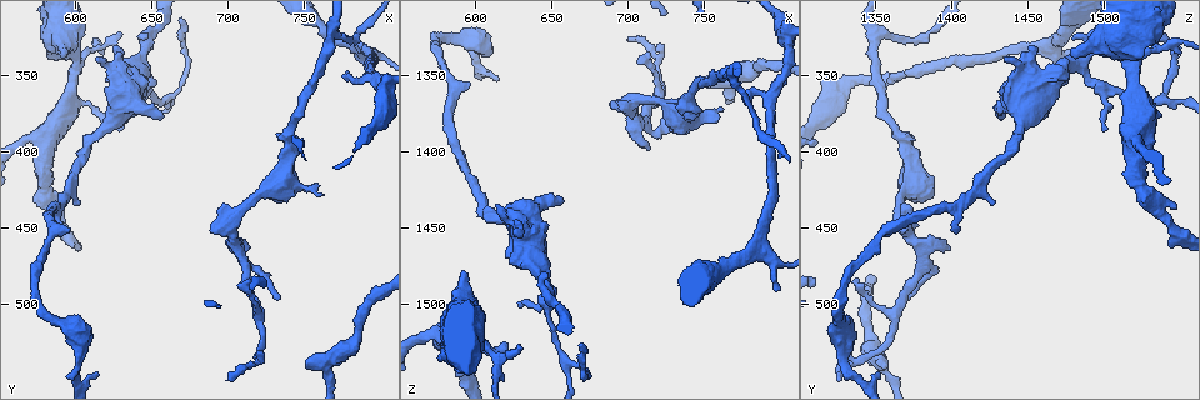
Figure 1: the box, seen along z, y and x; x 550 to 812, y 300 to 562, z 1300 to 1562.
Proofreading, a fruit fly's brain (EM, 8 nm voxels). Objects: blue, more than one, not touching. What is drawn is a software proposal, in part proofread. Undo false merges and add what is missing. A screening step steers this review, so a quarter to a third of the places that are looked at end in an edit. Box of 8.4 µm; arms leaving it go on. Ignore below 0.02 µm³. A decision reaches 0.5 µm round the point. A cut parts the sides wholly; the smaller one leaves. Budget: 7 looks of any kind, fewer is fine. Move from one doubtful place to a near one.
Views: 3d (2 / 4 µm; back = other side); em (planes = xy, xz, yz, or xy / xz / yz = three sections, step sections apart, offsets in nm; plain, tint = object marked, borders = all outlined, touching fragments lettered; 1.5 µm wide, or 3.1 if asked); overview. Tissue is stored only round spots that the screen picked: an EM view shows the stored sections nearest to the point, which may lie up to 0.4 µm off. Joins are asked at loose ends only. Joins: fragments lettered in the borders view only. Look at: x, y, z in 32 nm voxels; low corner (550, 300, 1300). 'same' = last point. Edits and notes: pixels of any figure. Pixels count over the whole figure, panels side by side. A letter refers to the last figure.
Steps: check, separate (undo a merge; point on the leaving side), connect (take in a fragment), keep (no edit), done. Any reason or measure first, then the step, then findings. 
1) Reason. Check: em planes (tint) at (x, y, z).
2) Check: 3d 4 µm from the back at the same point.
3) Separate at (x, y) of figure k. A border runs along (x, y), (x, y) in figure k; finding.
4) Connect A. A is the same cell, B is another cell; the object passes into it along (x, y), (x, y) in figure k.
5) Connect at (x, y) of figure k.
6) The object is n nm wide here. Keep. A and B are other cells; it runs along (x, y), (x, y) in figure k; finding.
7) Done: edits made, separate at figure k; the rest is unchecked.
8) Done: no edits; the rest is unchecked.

Side arm on a straight run. Check: 3d 2 µm at (768, 326, 1348).

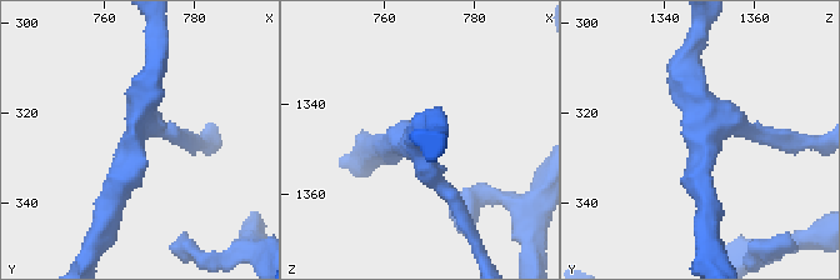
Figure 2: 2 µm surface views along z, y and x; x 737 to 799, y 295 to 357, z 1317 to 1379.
3 arms meet here; need the tissue. Check: em planes (borders) at (767, 325, 1351).

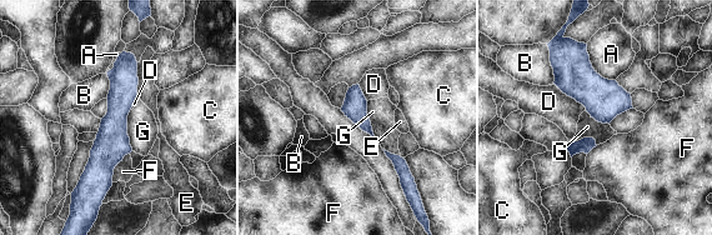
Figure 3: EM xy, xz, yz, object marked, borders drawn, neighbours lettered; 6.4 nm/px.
Keep. A, B, C, D, E, F and G are other cells; continuous, no second cell.

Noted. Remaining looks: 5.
Branch stops here. Check: 3d 2 µm at (752, 540, 1350).

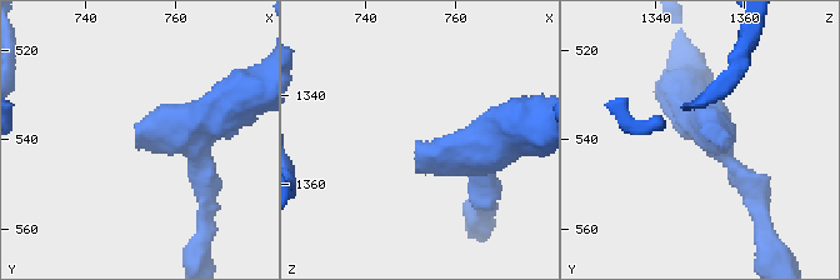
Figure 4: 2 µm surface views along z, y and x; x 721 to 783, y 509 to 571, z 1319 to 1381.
The arms are 190, 360 nm wide. Check: em planes (tint) at (751, 540, 1351).

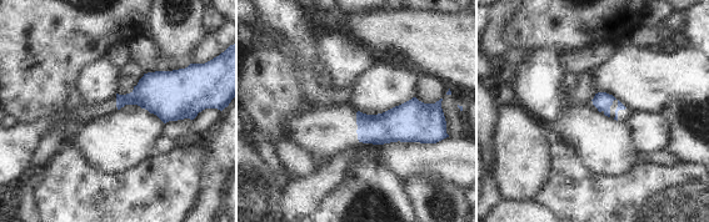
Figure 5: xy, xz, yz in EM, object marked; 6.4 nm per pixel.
What lies round it. Check: em planes (borders) at the same point.

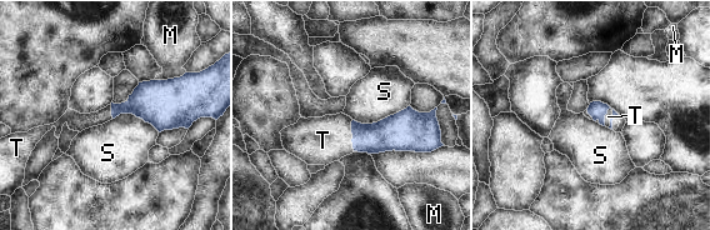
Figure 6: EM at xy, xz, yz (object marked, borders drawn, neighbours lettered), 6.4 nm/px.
The longest contact is with S, 380 nm. Connect T. T is the same cell, M and S are other cells; the object passes into it along (391, 133), (353, 136), (323, 140) in figure 6; it goes on there.

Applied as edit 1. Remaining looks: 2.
Done: edits made, connect at figure 6; the rest is unchecked.

